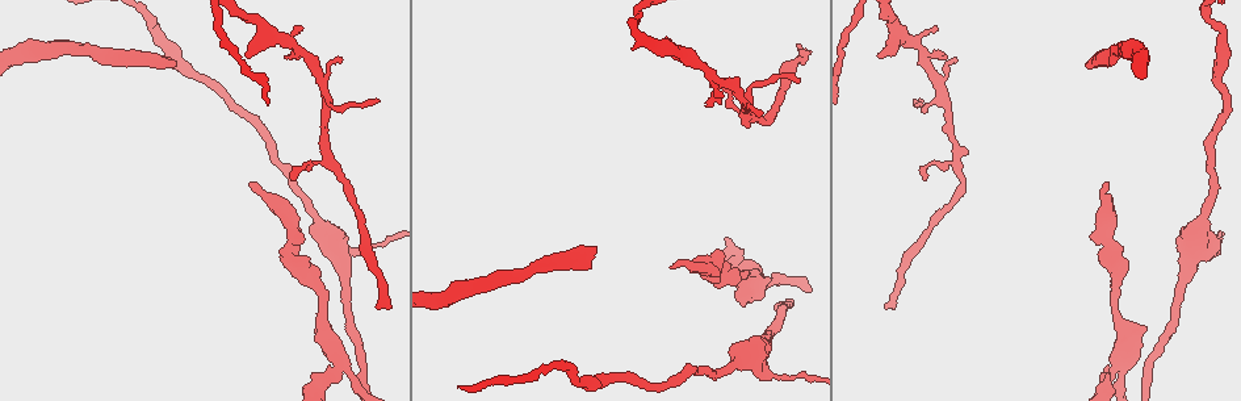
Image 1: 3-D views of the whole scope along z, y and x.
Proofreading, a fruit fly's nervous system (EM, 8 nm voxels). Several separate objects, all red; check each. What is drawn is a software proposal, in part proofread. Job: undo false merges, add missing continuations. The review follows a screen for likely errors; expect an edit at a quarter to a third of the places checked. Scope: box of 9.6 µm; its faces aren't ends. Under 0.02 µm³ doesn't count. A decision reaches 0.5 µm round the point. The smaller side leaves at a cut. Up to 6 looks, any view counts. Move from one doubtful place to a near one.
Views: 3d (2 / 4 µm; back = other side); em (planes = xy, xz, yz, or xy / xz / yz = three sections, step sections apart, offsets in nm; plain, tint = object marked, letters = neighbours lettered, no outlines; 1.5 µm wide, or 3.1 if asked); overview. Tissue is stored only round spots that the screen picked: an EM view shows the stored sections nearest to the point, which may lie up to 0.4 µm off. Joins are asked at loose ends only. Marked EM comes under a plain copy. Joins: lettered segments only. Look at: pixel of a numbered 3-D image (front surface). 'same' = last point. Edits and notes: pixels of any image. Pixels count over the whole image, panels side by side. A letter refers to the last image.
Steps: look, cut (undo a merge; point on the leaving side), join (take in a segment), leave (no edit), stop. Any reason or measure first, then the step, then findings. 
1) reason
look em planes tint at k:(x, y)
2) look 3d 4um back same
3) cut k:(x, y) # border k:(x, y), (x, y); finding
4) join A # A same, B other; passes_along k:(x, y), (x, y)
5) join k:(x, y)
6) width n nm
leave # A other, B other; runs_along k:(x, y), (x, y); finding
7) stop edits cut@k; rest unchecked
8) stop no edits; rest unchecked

a narrow waist
look 3d 2um at 1:(570, 377)

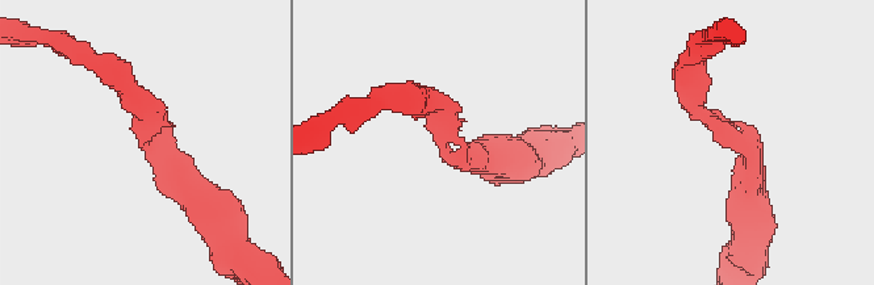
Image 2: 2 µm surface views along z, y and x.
arm_widths 160, 300 nm
look em yz step 8 letters at 2:(443, 138)

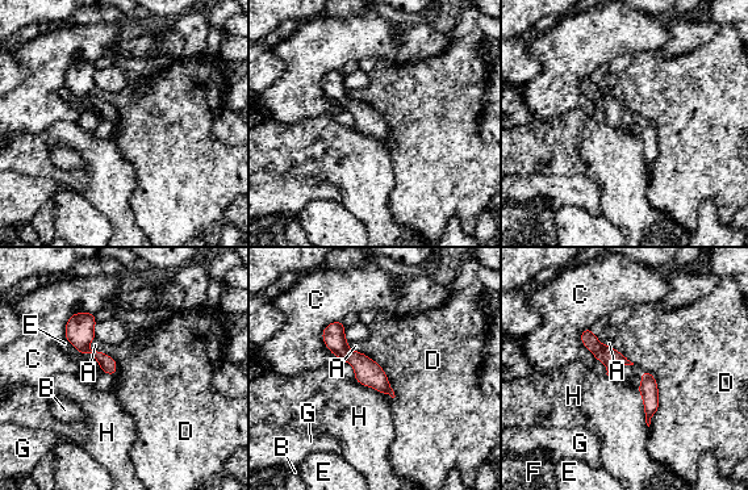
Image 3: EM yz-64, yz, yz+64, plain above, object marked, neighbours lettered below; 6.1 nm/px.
leave # A other, B other, C other, D other, E other, F other, G other, H other; runs_along 3:(327, 330), (335, 342), (388, 390); all the same neuron

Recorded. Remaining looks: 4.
an open end
look em planes letters at 1:(245, 55)

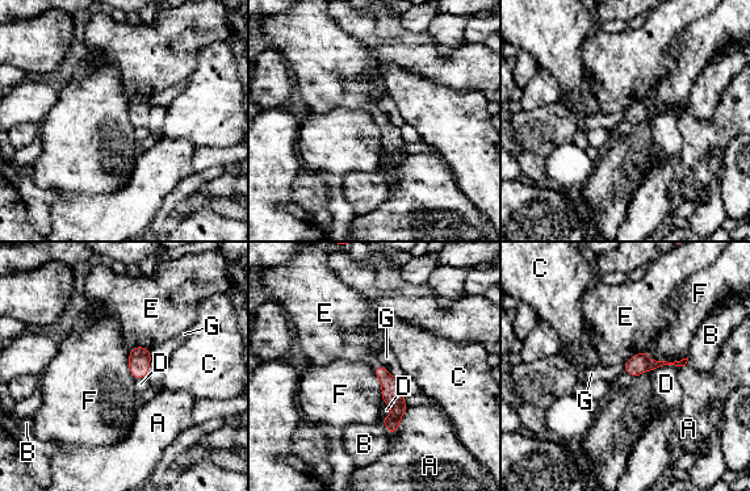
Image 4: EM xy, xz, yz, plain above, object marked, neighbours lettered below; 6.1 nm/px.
leave # A other, B other, C other, D other, E other, F other, G other; no lettered segment goes on from it

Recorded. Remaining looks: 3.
free end
look em planes letters at 1:(723, 98)

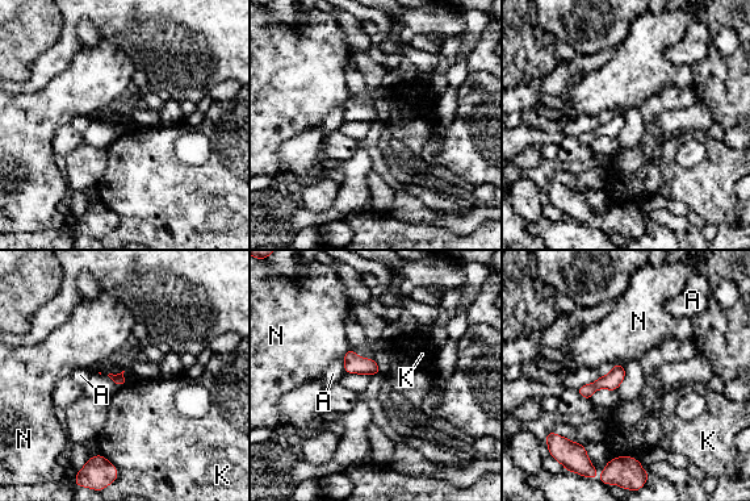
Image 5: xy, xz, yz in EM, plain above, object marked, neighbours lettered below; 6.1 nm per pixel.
leave # A other, K other, N other; runs_along 5:(620, 368), (607, 381), (582, 391); no lettered segment goes on from it

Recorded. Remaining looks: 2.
stop no edits; rest unchecked

